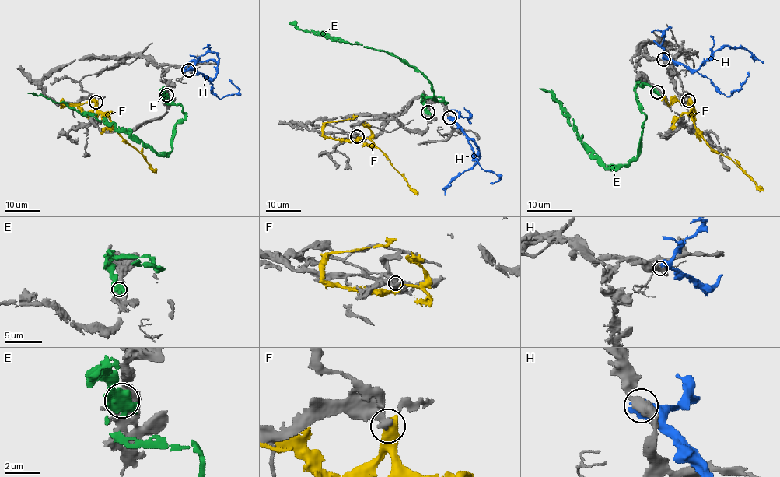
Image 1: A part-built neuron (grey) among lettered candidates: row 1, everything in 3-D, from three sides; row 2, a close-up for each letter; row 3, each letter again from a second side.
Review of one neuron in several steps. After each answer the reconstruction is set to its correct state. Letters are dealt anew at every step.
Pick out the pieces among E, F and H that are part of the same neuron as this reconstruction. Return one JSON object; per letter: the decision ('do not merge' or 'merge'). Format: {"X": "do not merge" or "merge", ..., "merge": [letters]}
{"E": "do not merge", "F": "do not merge", "H": "do not merge", "merge": []}

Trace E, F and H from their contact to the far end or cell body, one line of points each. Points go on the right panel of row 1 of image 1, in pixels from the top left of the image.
E: (657, 92), (648, 85), (635, 89), (645, 119), (634, 159), (605, 166), (578, 139), (553, 93), (540, 89)
F: (688, 99), (690, 117), (701, 137), (713, 149), (728, 156), (763, 191)
H: (663, 59), (672, 59), (692, 69), (697, 69), (715, 51), (725, 46), (745, 48), (763, 62)

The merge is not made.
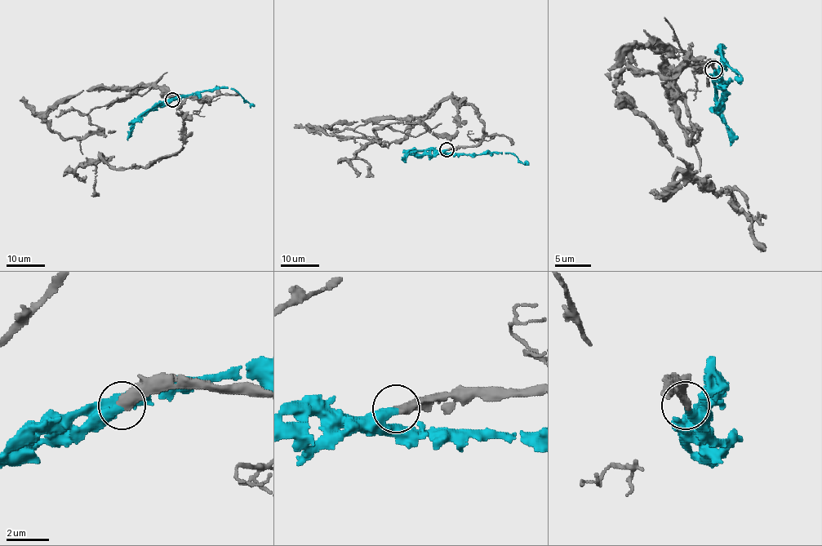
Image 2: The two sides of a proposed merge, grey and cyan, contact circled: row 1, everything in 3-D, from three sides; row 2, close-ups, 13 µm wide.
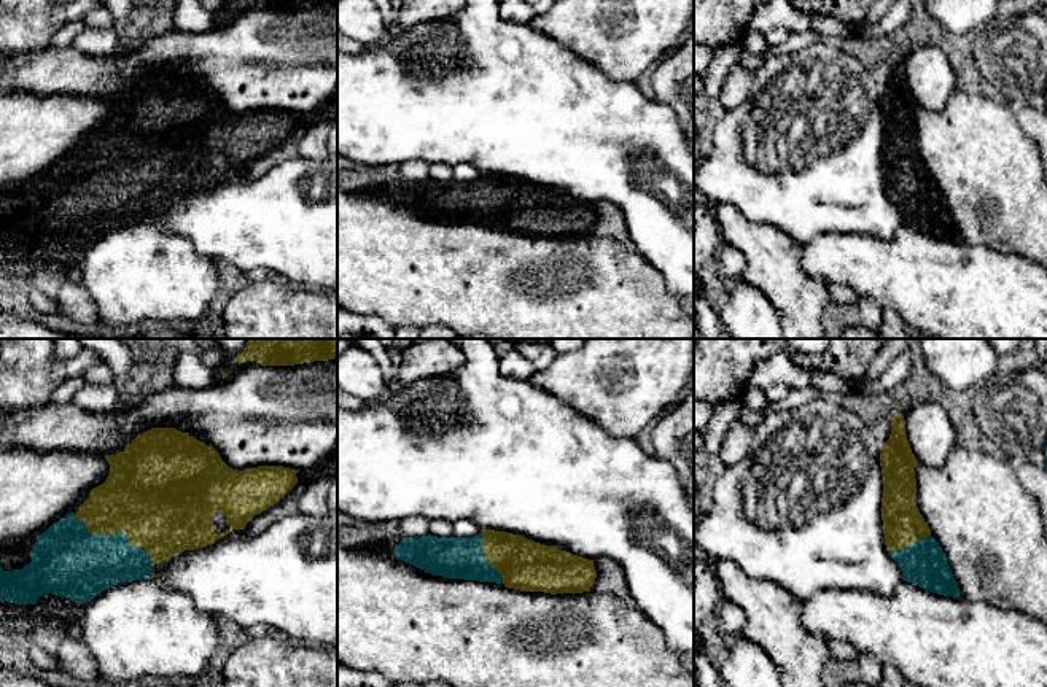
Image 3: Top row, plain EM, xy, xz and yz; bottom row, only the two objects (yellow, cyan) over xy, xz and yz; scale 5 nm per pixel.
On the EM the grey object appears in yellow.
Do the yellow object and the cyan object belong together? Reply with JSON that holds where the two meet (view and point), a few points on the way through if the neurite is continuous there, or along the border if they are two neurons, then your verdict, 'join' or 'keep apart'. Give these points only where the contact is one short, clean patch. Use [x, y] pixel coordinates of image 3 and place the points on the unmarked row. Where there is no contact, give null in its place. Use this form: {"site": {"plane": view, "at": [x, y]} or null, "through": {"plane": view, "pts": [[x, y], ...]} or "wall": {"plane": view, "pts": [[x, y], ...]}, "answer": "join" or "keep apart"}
{"site": {"plane": "xy", "at": [116, 175]}, "answer": "join"}

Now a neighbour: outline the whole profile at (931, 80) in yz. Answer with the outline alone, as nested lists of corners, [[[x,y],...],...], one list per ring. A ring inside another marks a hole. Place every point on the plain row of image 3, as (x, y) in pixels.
[[[921,46],[901,54],[912,97],[926,110],[939,111],[958,89],[955,72],[945,52],[936,46]]]

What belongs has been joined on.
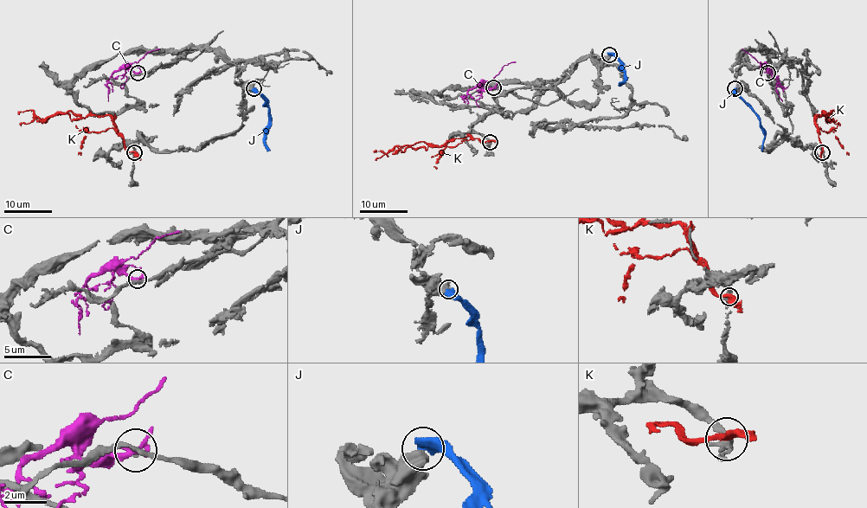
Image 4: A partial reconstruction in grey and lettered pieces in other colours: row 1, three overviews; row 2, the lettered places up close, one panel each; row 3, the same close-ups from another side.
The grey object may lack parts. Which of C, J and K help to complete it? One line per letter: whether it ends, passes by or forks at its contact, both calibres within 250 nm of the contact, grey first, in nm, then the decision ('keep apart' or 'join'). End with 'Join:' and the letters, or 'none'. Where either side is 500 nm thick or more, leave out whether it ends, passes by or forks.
C: it forks; calibres 200 and 200 nm; keep apart
J: calibres 650 and 480 nm; keep apart
K: it passes by; calibres 400 and 320 nm; keep apart
Join: none

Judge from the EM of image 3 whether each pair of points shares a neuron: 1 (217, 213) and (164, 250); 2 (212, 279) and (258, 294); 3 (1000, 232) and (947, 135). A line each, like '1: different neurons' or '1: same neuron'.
1: different neurons
2: different neurons
3: same neuron

